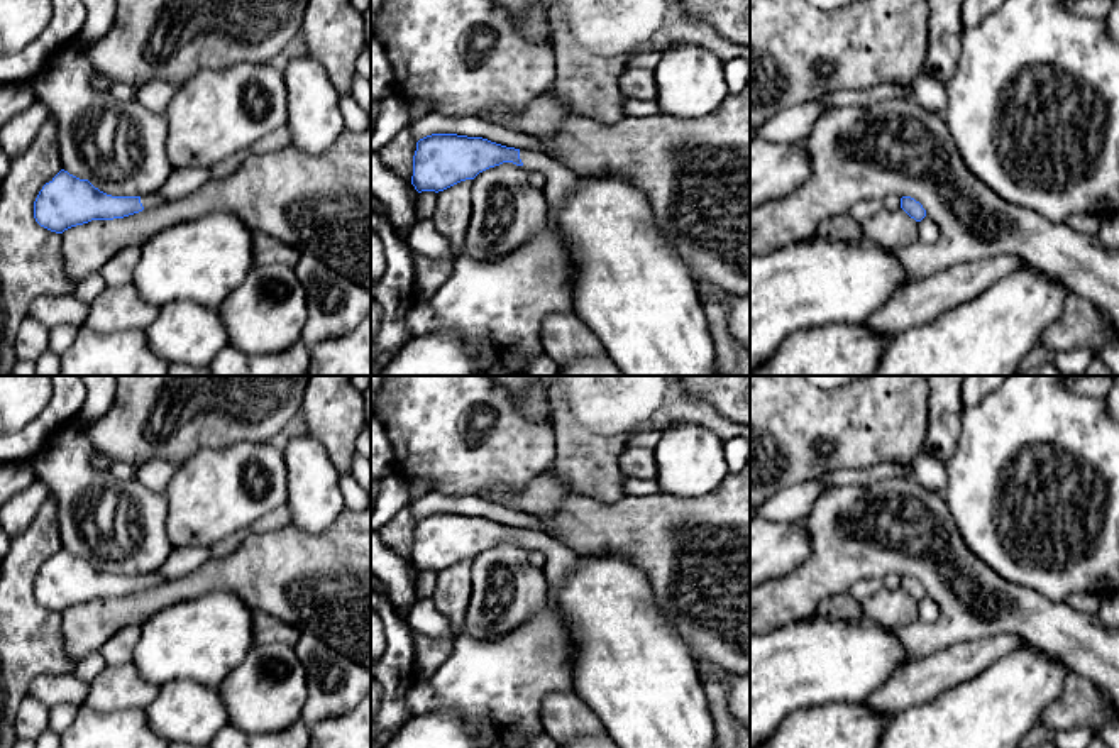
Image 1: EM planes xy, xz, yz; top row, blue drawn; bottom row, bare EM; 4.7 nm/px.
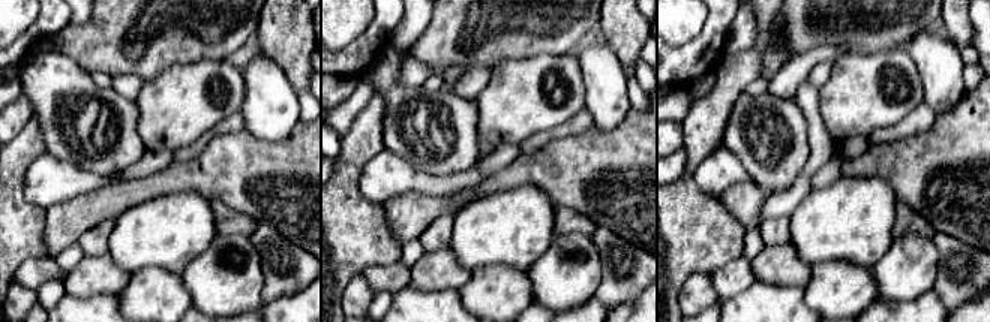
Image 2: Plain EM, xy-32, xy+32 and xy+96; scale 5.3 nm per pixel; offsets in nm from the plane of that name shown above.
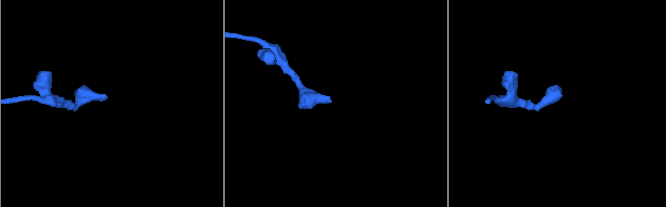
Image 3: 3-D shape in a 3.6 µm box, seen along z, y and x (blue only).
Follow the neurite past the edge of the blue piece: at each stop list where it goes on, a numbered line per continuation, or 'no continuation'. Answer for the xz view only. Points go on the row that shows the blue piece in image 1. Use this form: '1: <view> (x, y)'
1: xz (490, 313)

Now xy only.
1: xy (153, 200)

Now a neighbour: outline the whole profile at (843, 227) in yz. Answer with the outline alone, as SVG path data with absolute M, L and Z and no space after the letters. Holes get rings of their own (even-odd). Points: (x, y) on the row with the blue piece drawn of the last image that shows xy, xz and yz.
M850 213L838 215L821 222L818 234L824 239L855 244L862 237L862 223L858 223Z

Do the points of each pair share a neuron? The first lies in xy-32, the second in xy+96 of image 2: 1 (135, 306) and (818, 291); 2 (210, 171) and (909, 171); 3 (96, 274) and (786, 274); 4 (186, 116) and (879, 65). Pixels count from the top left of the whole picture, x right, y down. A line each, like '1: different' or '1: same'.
1: same
2: same
3: same
4: same

